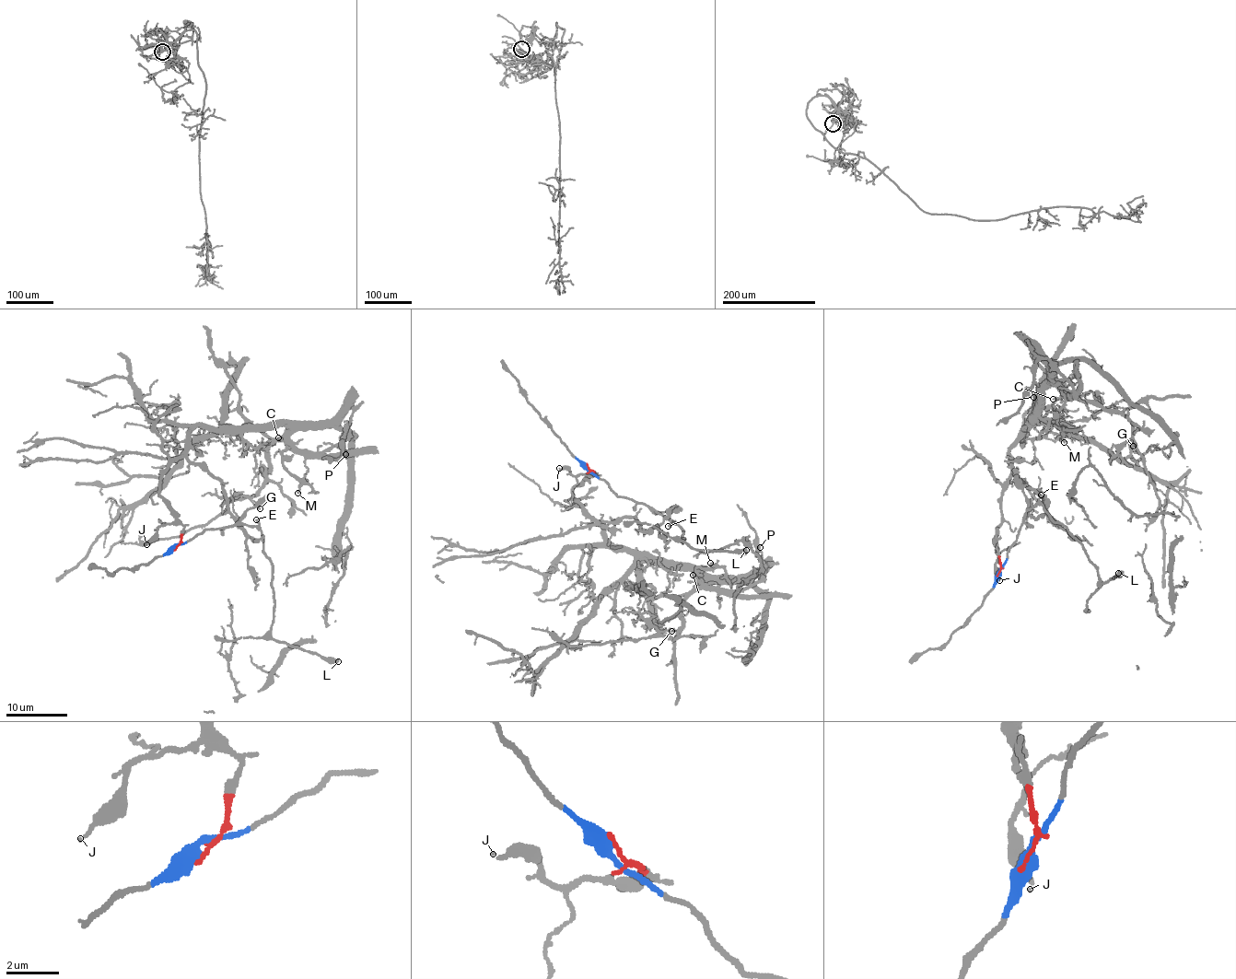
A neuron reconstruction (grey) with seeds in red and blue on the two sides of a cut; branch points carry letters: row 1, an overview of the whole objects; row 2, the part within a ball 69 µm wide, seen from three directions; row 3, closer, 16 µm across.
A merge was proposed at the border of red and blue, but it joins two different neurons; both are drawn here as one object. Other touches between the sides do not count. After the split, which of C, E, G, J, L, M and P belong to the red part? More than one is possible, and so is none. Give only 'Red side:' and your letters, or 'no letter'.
Red side: C, G, J, M, P

